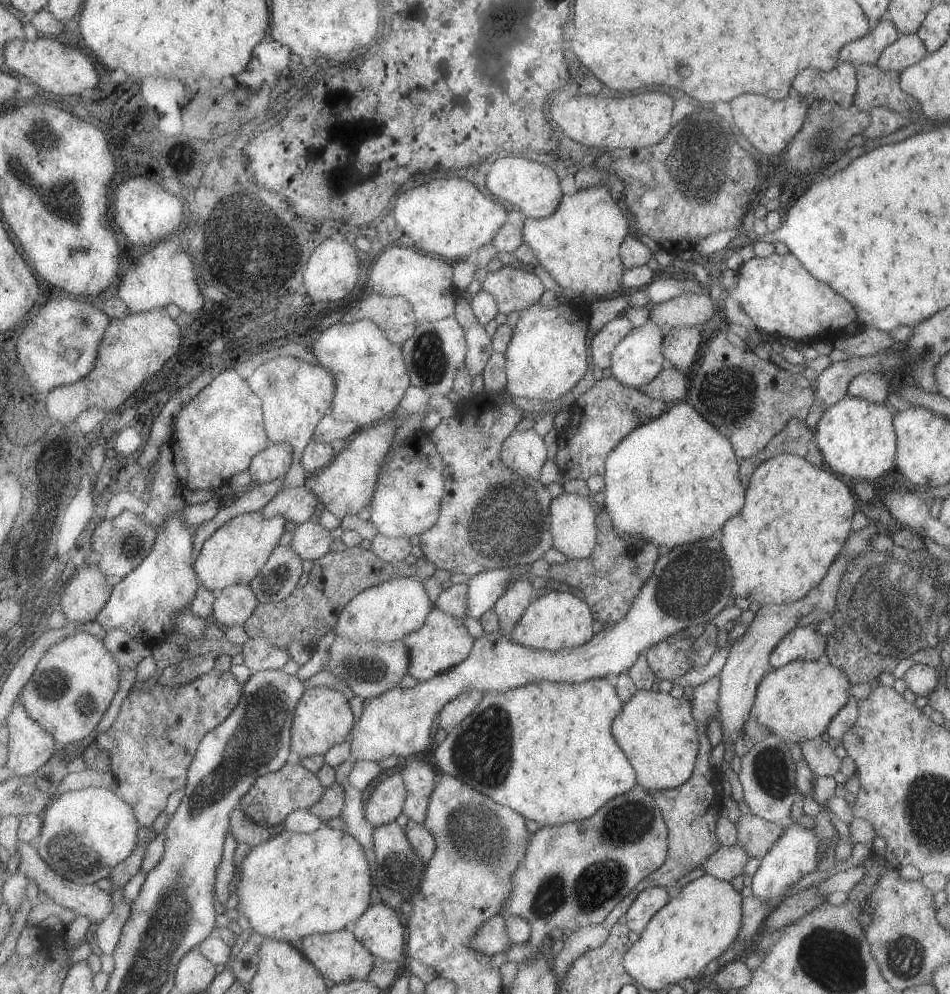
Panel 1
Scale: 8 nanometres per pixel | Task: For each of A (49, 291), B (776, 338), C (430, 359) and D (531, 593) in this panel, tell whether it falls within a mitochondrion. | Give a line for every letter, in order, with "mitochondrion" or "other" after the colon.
A: other
B: other
C: mitochondrion
D: other

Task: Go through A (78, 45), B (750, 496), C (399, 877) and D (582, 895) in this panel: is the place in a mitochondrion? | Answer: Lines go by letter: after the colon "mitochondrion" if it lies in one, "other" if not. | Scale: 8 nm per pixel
A: other
B: other
C: mitochondrion
D: mitochondrion

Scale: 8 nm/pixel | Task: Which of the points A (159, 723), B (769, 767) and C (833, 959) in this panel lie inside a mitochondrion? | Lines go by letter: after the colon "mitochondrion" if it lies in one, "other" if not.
A: other
B: mitochondrion
C: mitochondrion

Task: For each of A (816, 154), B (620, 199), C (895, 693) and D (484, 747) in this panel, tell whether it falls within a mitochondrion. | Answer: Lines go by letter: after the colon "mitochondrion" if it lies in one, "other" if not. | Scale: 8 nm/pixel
A: mitochondrion
B: other
C: other
D: mitochondrion

